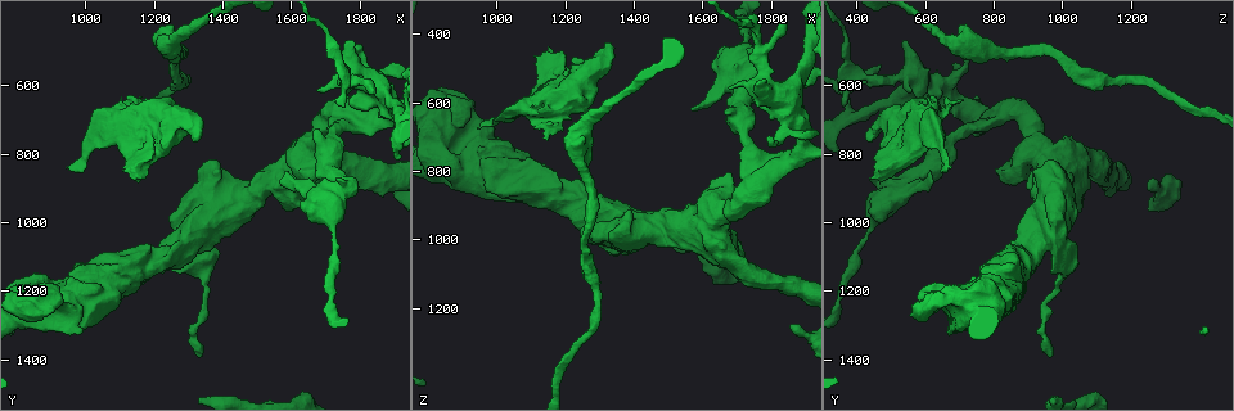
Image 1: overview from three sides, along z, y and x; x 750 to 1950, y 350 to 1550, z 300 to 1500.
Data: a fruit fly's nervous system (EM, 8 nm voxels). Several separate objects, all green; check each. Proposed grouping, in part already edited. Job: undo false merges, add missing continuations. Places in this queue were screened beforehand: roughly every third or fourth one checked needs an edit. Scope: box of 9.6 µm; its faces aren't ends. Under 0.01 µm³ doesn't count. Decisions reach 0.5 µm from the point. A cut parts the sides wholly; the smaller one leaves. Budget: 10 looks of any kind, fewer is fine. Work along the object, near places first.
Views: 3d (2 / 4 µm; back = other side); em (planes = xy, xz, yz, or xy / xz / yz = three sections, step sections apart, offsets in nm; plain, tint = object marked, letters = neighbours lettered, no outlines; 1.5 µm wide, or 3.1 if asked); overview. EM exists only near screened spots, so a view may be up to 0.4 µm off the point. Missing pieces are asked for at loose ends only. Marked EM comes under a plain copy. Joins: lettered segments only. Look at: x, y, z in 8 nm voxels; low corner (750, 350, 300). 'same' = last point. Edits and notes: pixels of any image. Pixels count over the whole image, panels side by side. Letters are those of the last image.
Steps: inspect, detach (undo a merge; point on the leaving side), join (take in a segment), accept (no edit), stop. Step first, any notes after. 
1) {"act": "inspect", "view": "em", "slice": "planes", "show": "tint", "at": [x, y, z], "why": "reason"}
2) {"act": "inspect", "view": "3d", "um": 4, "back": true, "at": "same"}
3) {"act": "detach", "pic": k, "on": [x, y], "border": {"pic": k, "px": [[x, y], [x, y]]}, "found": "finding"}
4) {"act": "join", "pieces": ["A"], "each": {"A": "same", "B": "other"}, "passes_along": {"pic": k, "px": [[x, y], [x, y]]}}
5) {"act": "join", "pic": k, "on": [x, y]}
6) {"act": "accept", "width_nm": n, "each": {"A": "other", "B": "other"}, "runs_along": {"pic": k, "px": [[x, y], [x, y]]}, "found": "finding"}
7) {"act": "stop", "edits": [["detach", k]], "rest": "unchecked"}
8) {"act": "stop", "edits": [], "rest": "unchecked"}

{"act": "inspect", "view": "em", "slice": "planes", "show": "letters", "at": [1150, 870, 440]}

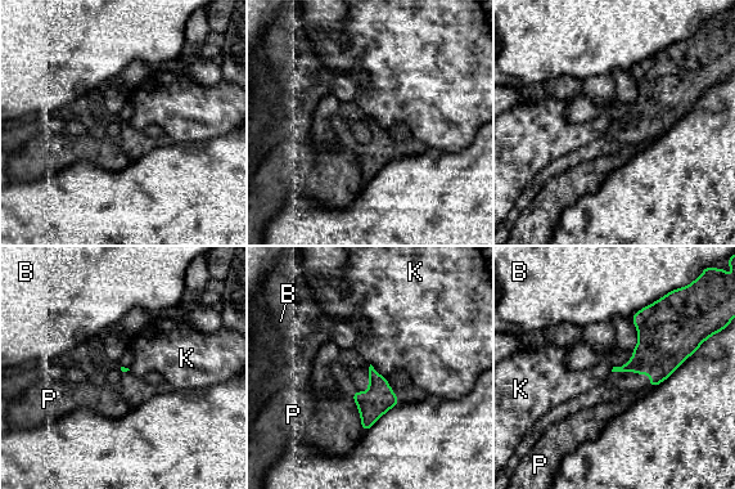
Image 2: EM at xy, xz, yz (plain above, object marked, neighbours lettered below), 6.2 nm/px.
{"act": "accept", "each": {"B": "other", "K": "other", "P": "other"}, "border": {"pic": 2, "px": [[613, 367], [611, 371]]}, "found": "no lettered segment goes on from it"}

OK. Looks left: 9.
{"act": "inspect", "view": "3d", "um": 4, "at": [1250, 1130, 970], "why": "thick end"}

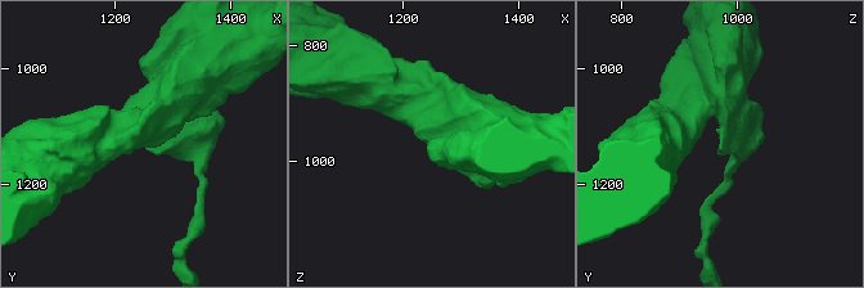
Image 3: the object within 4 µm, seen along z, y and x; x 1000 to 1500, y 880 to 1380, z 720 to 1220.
{"act": "inspect", "view": "em", "slice": "planes", "show": "letters", "at": [1250, 1140, 965], "why": "shape alone is not enough"}

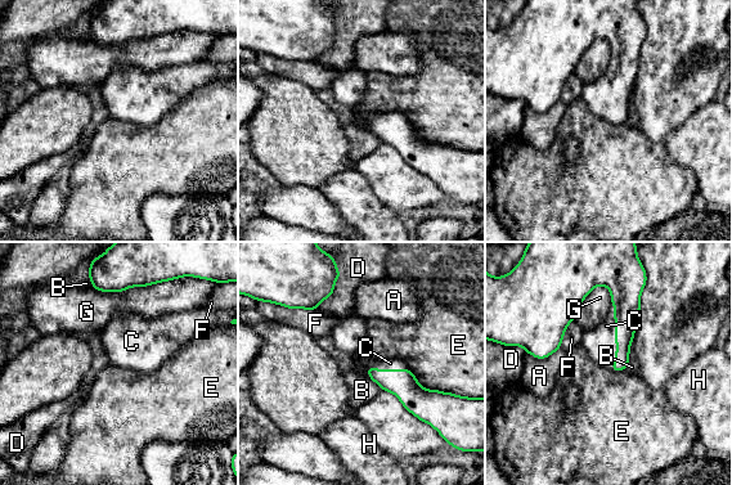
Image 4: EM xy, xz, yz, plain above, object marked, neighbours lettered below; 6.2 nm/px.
{"act": "join", "pieces": ["C"], "each": {"A": "other", "B": "other", "C": "same", "D": "other", "E": "other", "F": "other", "G": "other", "H": "other"}, "found": "it goes on there"}

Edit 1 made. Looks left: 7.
{"act": "inspect", "view": "overview"}

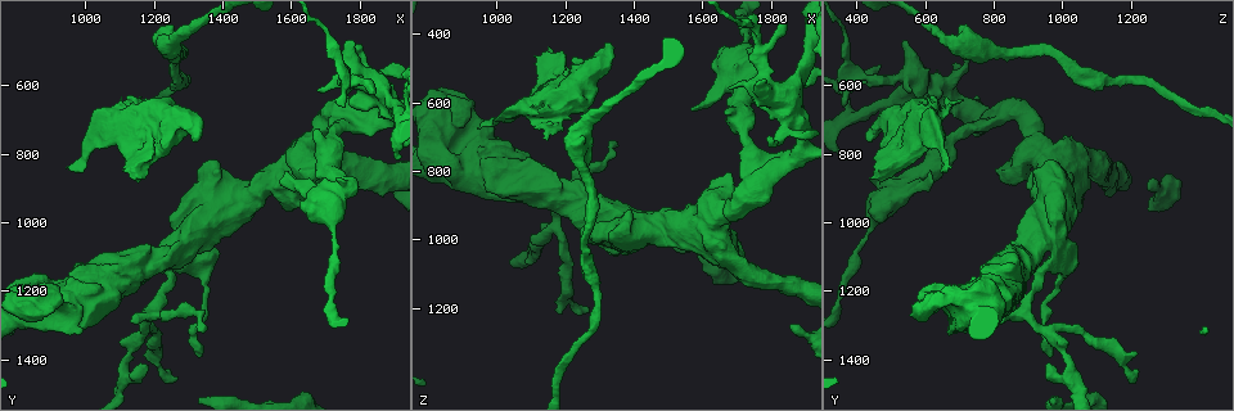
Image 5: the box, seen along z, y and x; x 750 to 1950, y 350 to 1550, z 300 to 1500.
{"act": "inspect", "view": "em", "slice": "xy", "step": 8, "show": "tint", "at": [1140, 1280, 830], "why": "free end"}

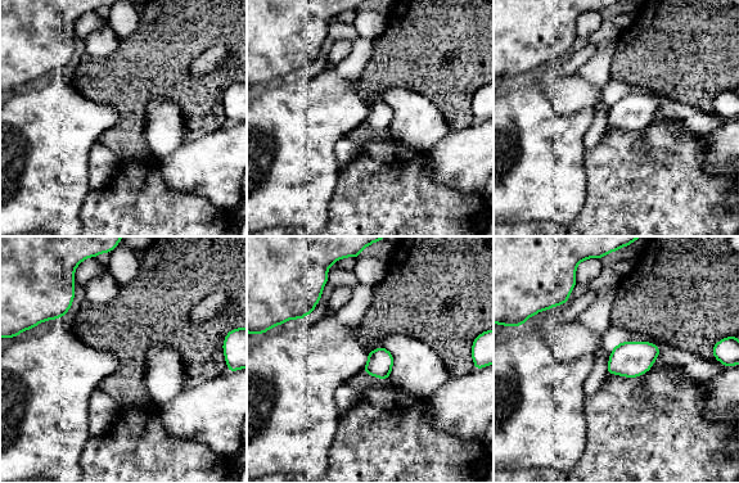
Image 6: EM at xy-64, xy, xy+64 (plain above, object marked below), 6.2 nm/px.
{"act": "inspect", "view": "em", "slice": "planes", "show": "letters", "at": "same"}

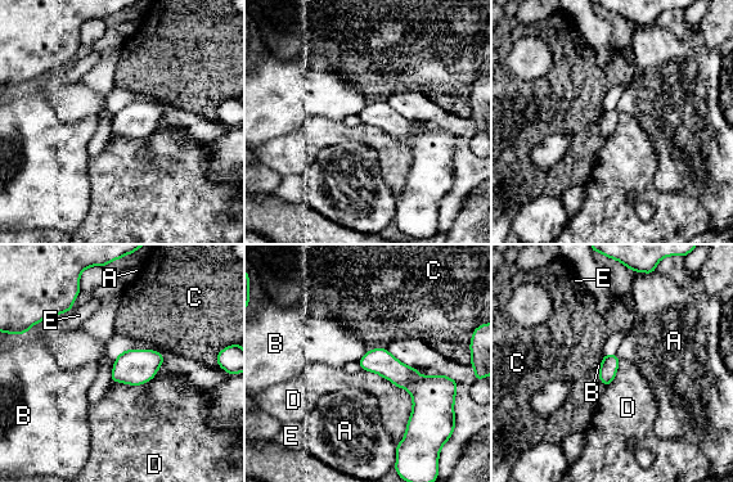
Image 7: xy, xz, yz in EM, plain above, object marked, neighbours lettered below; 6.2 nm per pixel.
{"act": "accept", "longest_contact_nm": ["D", 550], "each": {"A": "other", "B": "other", "C": "other", "D": "other", "E": "other"}, "border": {"pic": 7, "px": [[361, 368], [410, 395], [396, 445]]}, "found": "none of them fits"}

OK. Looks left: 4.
{"act": "inspect", "view": "em", "slice": "planes", "show": "letters", "at": [1860, 900, 1250], "why": "an open end"}

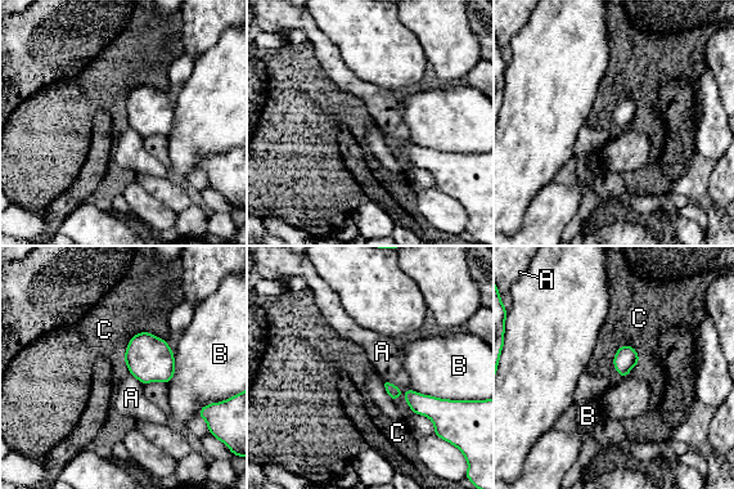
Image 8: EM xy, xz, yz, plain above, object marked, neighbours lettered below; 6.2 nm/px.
{"act": "accept", "each": {"A": "other", "B": "other", "C": "other"}, "border": {"pic": 8, "px": [[165, 339], [136, 332], [129, 373]]}, "found": "none of them fits"}

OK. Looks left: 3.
{"act": "stop", "edits": [["join", 4]], "rest": "unchecked"}

